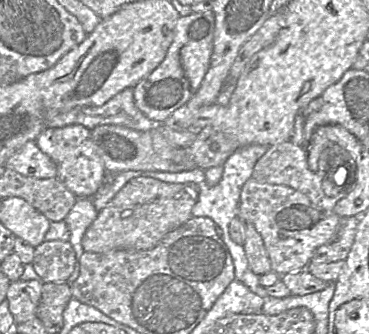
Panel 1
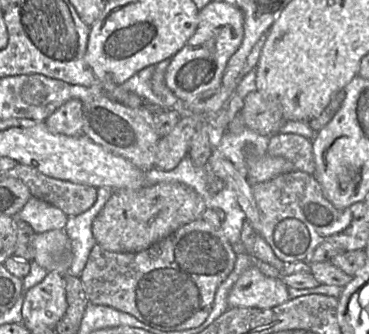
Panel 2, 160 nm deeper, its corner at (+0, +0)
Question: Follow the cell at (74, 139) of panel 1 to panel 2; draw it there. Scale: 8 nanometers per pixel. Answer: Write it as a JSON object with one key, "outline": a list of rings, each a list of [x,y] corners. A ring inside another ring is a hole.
{"outline":[[[72,99],[59,107],[44,122],[48,130],[67,136],[83,134],[82,105],[82,101]]]}

